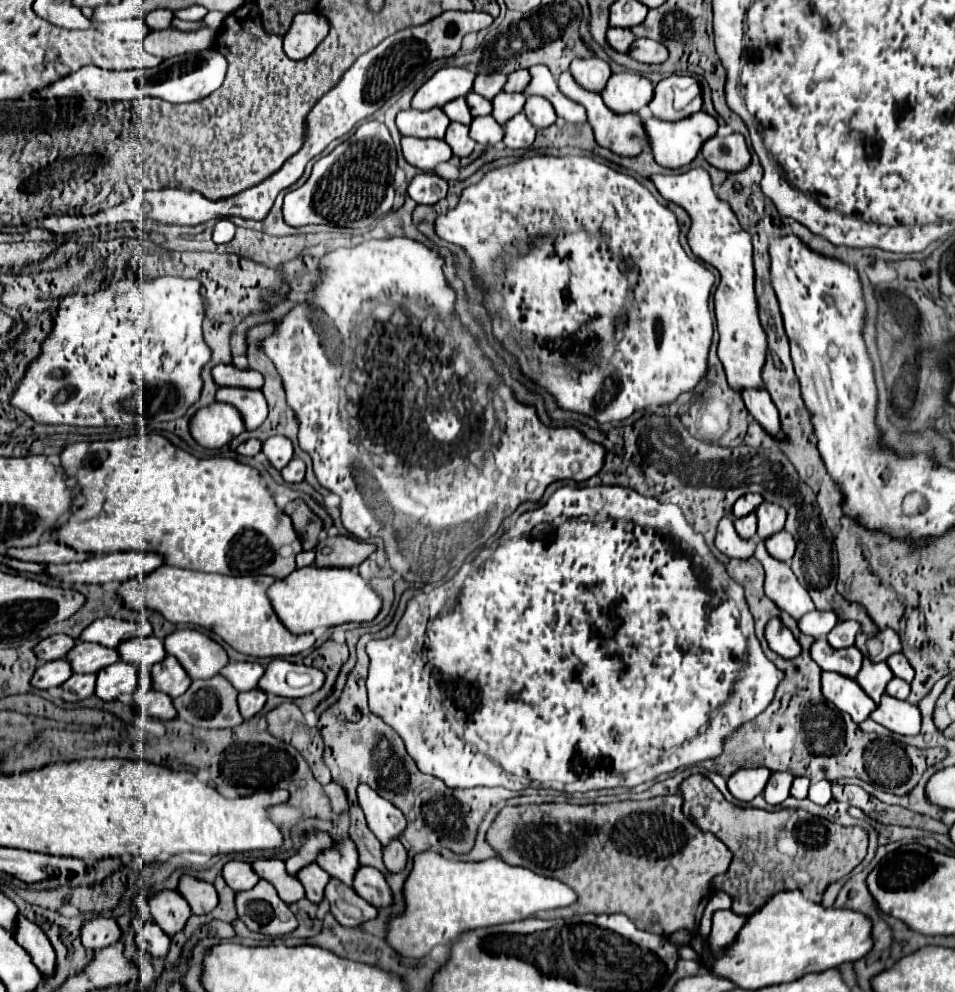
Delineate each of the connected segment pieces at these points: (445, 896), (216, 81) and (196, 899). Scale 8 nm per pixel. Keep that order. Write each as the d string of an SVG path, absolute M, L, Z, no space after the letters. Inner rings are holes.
M427 850L427 852L417 854L413 860L413 870L405 882L405 900L407 900L407 908L399 918L395 918L391 922L387 940L401 956L423 958L437 944L451 946L461 934L465 934L469 930L497 926L497 924L505 924L505 922L525 920L525 918L535 918L537 912L571 906L577 902L577 894L573 888L565 886L559 880L539 876L521 866L509 866L501 858L489 858L483 862L457 862L457 860L443 858L441 854L437 854L433 850Z
M213 46L205 48L201 52L191 52L191 54L179 54L173 56L165 62L161 62L155 68L149 70L103 70L97 66L85 66L77 70L75 74L65 76L63 80L57 80L55 84L47 86L45 90L39 92L41 98L53 98L53 96L77 96L87 100L97 98L97 100L133 100L133 98L145 98L145 96L155 96L173 104L181 102L195 102L199 98L207 98L211 92L215 92L227 74L227 58L217 52Z
M183 876L179 884L179 894L189 902L193 914L209 914L219 904L217 890L209 882L195 880L191 876Z

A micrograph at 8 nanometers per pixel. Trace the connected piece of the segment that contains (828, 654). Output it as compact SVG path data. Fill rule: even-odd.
M827 638L815 640L815 644L811 646L811 658L817 662L821 670L837 672L847 678L857 678L863 664L863 654L855 646L835 650L829 646Z

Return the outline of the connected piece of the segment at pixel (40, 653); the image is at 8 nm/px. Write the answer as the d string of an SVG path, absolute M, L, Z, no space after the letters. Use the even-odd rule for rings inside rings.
M53 634L35 646L35 654L37 654L37 658L41 658L45 662L59 660L59 658L65 658L73 646L75 646L75 640L71 636Z

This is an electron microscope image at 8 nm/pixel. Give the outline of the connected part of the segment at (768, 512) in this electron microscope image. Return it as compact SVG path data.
M763 502L757 510L757 520L759 520L759 528L757 528L757 536L761 540L769 538L771 534L783 530L785 526L785 508L773 502Z

